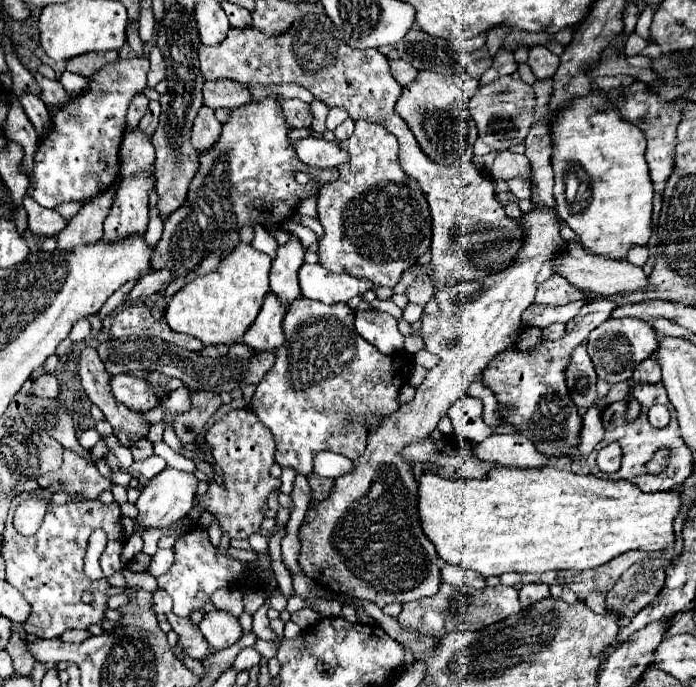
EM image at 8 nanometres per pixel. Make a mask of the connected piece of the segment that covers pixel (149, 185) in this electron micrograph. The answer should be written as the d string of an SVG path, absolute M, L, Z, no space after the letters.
M153 167L143 169L139 173L135 173L133 177L123 177L117 189L117 197L115 203L111 207L109 217L105 219L105 233L103 239L121 239L133 233L145 233L147 229L147 221L149 221L149 191L155 189L155 173Z

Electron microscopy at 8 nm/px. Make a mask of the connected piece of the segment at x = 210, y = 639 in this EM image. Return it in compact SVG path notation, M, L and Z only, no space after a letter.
M217 609L209 611L203 617L203 621L199 623L199 629L201 629L205 641L209 643L211 653L231 647L241 637L239 619L235 619L233 615L225 613L225 611L217 611Z

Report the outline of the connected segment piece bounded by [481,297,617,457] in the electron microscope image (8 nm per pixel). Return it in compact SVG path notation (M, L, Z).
M593 299L583 305L583 309L567 323L567 333L559 341L547 341L529 353L523 351L509 351L497 355L489 361L481 381L497 395L503 409L513 407L509 411L507 423L513 423L525 437L529 437L537 449L545 449L545 453L553 453L553 457L573 455L573 447L579 443L579 429L581 429L581 415L579 409L573 405L569 397L569 389L565 385L565 365L569 363L569 355L573 347L583 343L587 335L615 309L615 301L611 299Z

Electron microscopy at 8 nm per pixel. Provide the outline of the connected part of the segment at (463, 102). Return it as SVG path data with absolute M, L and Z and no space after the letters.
M419 71L417 79L403 87L403 93L395 105L395 111L405 119L421 149L433 157L433 161L471 161L473 143L477 139L477 127L467 109L469 99L477 93L479 81L467 71L457 71L453 75L441 75L429 71Z

